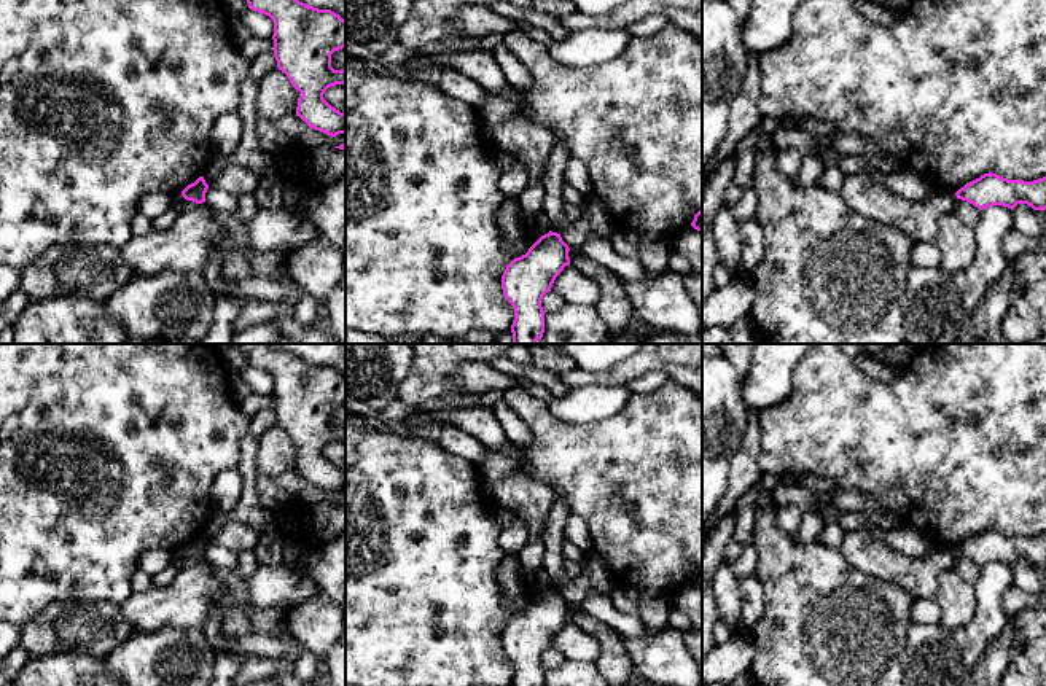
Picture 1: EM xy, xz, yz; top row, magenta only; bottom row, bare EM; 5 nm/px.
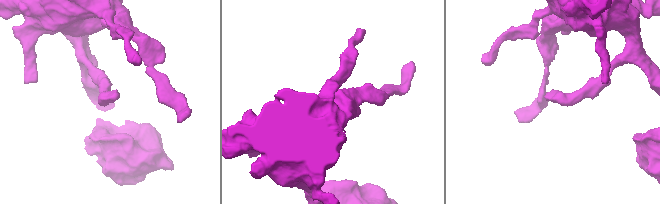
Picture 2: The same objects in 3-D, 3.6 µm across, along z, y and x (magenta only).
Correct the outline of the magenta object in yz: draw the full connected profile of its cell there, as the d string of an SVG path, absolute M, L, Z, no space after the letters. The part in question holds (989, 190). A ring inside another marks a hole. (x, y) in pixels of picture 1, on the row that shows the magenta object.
M989 172L966 183L955 196L979 210L993 205L1003 205L1013 210L1017 204L1027 204L1033 210L1046 210L1046 177L1024 181L1008 180Z

